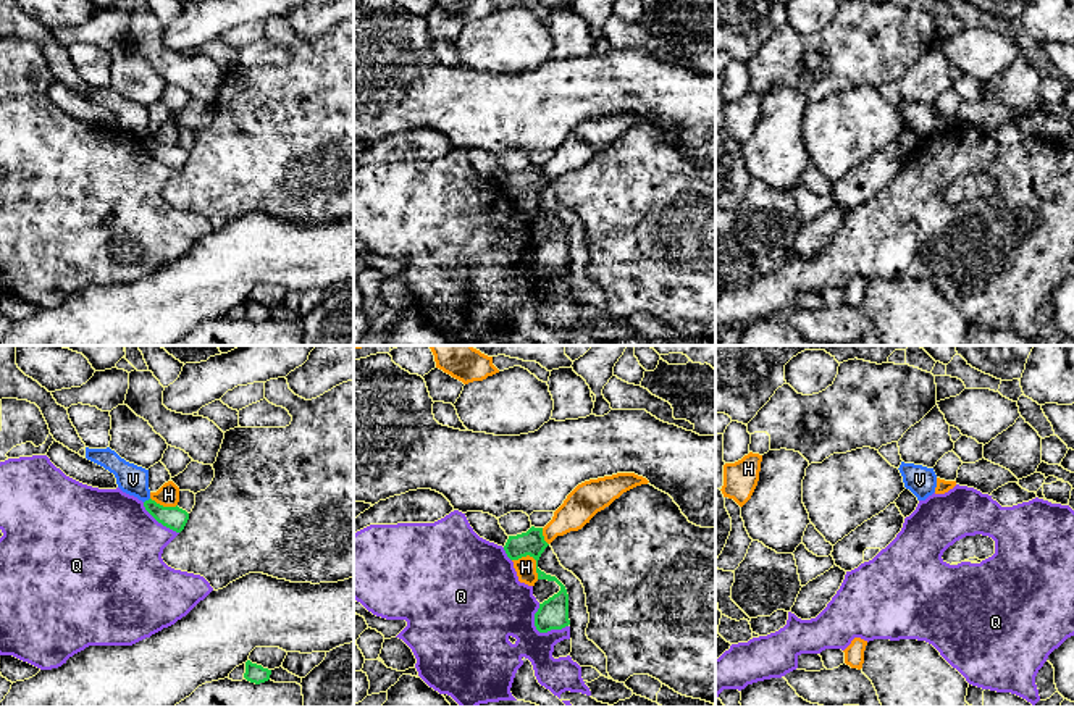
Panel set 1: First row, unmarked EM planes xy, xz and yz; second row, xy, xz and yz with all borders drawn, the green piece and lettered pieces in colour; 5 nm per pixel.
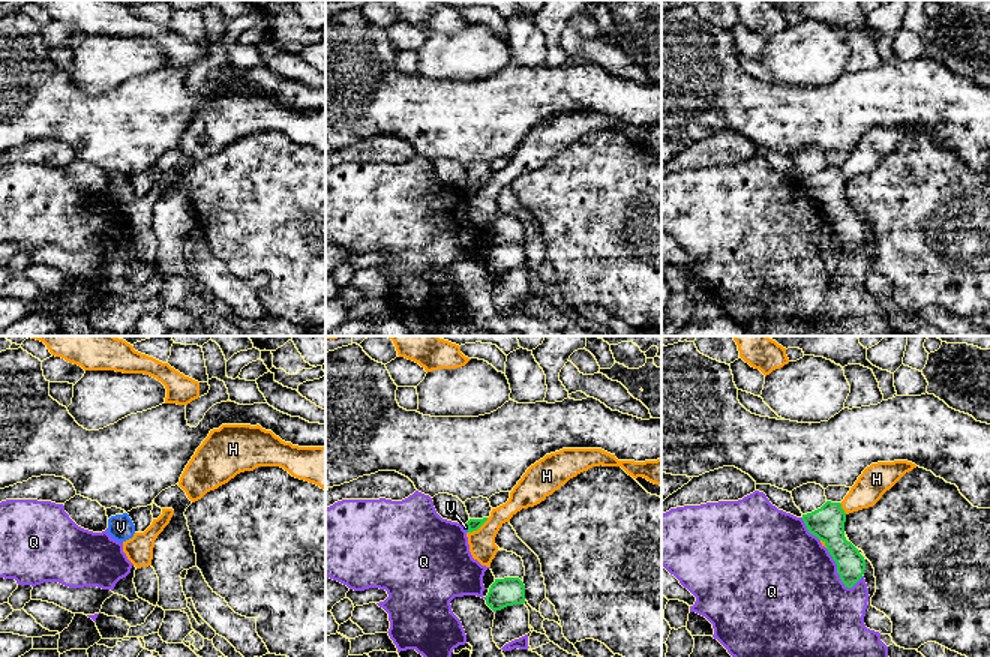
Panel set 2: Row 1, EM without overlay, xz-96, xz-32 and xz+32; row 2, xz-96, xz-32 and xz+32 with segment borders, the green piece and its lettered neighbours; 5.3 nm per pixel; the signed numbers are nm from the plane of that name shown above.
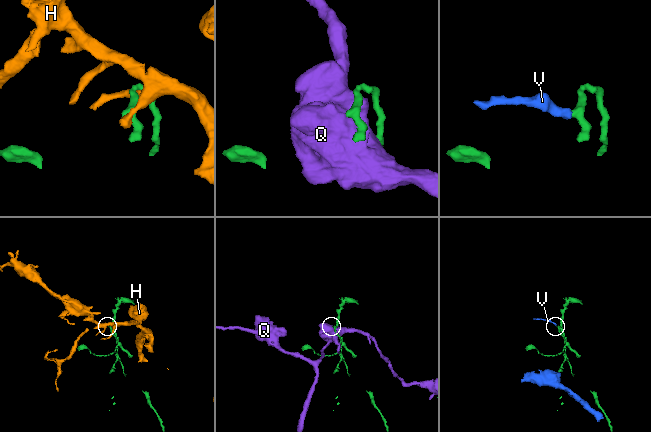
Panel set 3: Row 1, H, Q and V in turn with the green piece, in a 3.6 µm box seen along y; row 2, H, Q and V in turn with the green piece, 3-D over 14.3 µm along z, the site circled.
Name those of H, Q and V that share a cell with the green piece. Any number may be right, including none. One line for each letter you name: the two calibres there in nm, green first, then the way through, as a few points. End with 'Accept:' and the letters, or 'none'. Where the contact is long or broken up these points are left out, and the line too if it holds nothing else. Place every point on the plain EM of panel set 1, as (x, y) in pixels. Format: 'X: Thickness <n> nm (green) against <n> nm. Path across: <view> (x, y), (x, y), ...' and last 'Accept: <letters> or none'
Accept: none

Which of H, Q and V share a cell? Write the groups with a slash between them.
H / Q / V

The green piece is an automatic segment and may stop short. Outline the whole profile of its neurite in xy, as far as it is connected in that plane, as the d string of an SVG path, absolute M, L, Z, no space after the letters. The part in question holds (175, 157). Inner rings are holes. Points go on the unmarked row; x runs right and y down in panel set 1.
M149 137L144 140L145 149L163 165L181 171L189 158L189 152L176 145L163 145L155 139Z

